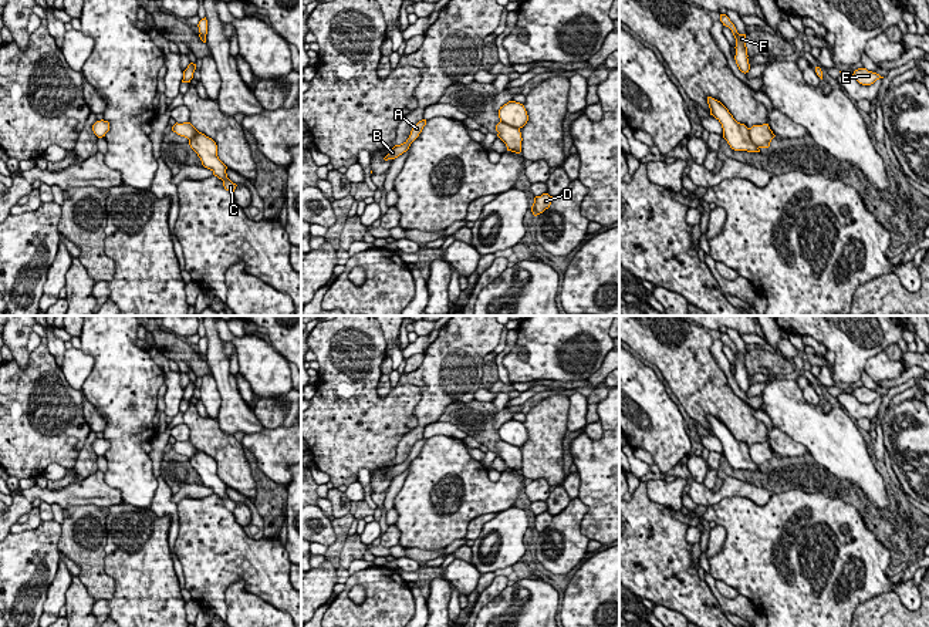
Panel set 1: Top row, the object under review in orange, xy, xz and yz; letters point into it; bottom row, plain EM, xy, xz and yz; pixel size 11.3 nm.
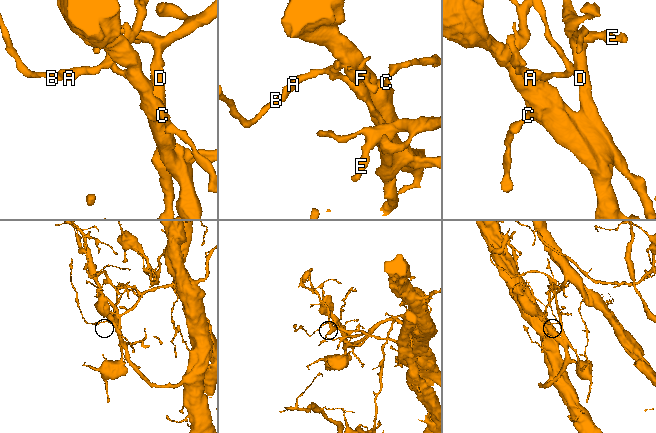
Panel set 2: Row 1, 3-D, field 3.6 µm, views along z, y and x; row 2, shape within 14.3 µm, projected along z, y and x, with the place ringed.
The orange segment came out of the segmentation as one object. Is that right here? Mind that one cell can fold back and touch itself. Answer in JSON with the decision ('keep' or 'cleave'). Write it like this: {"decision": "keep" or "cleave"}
{"decision": "cleave"}

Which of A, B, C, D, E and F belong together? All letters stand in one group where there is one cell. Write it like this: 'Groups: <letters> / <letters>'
Groups: A B D E / C F

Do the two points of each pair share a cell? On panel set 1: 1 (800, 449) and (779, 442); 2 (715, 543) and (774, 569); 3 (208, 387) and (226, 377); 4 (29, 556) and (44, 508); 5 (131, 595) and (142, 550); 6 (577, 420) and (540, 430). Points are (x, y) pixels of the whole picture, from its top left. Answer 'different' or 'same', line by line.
1: same
2: different
3: different
4: different
5: same
6: different

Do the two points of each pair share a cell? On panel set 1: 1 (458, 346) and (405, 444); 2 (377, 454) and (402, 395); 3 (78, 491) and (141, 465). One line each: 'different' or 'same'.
1: same
2: same
3: different

